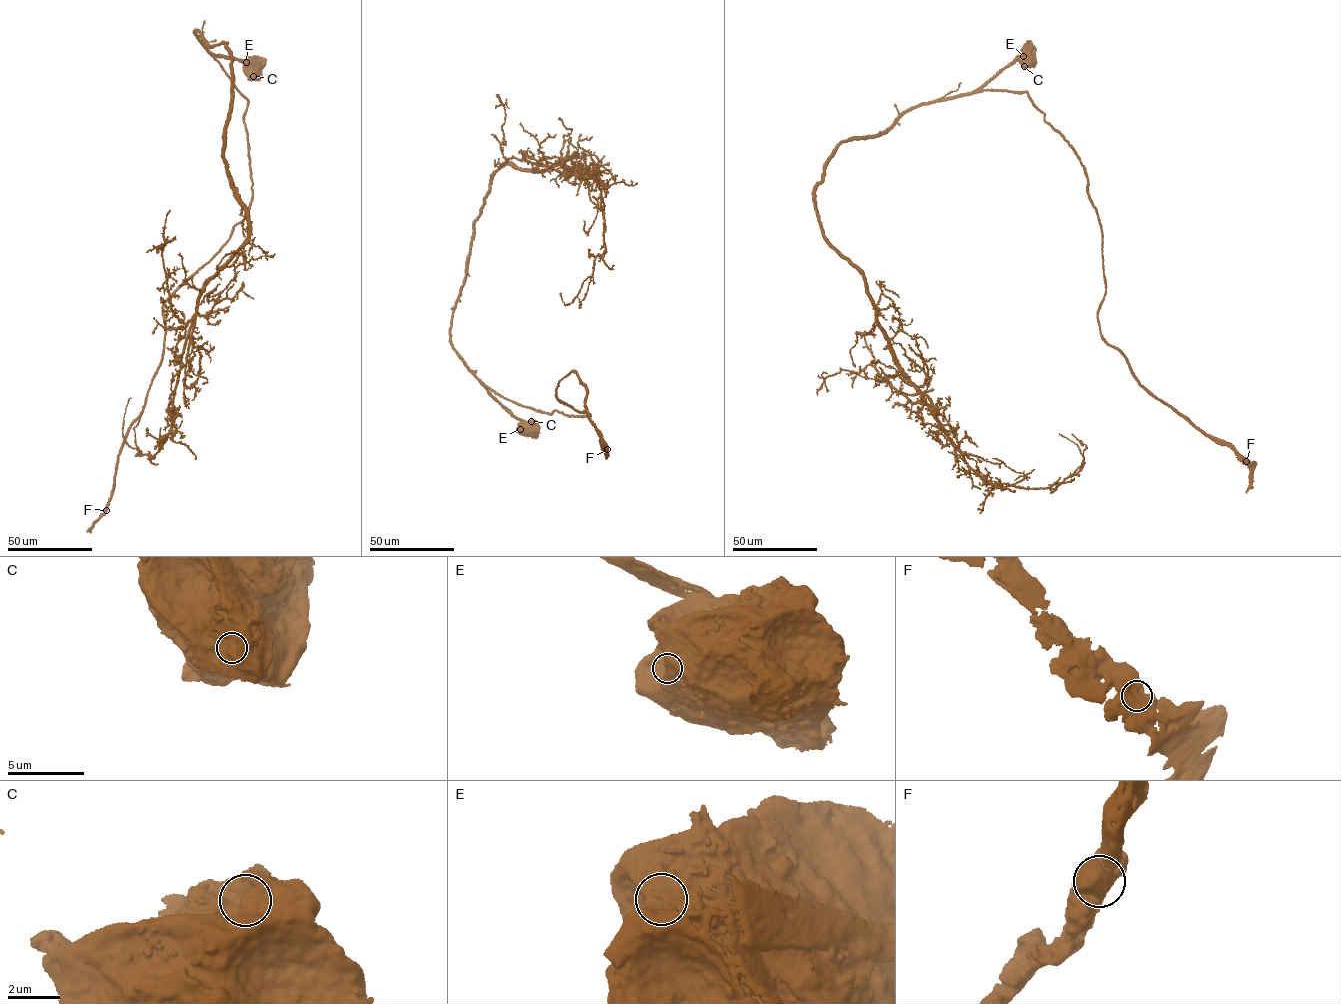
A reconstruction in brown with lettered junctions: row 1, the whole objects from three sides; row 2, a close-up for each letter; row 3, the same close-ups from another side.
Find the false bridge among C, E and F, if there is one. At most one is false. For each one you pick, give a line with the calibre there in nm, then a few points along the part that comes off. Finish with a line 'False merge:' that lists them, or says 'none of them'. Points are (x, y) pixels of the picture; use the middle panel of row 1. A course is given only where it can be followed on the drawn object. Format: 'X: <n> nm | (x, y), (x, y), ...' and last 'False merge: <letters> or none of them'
False merge: none of them

